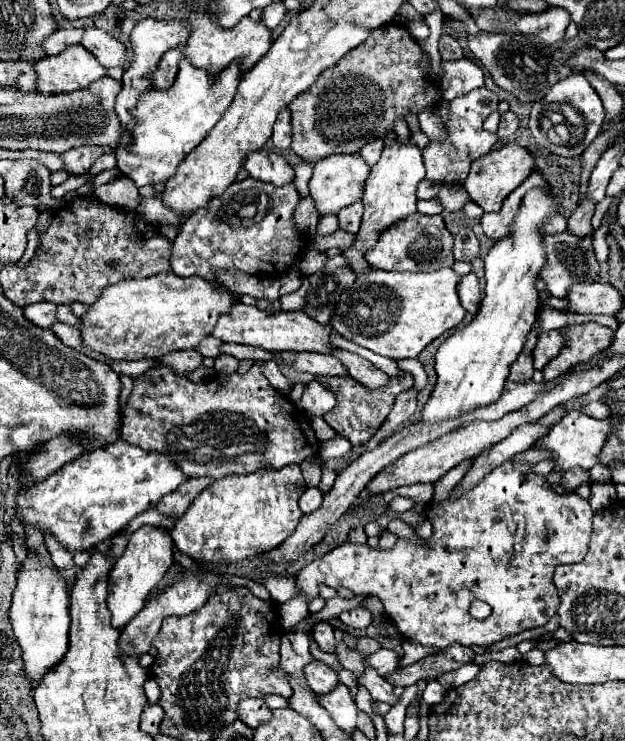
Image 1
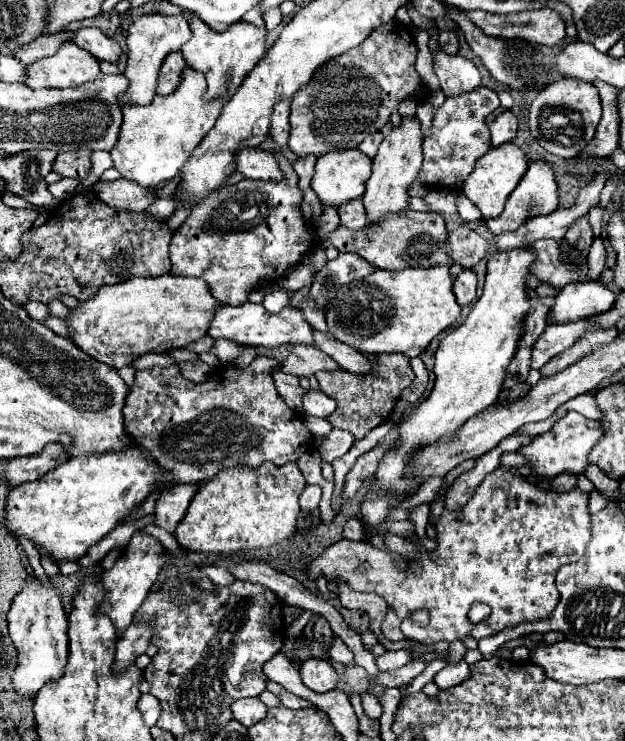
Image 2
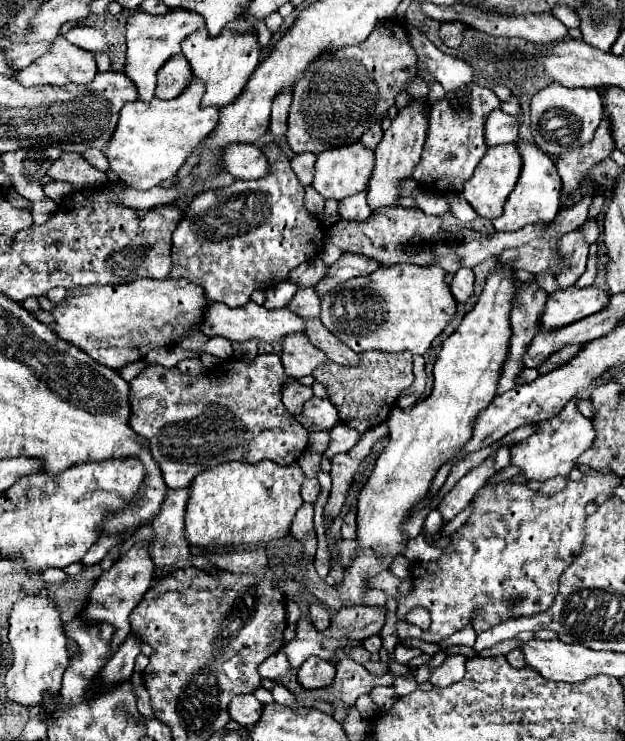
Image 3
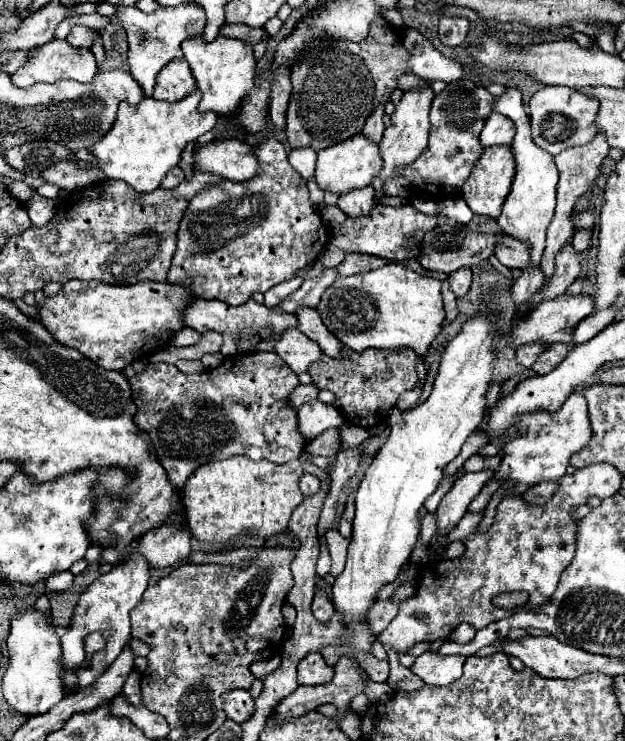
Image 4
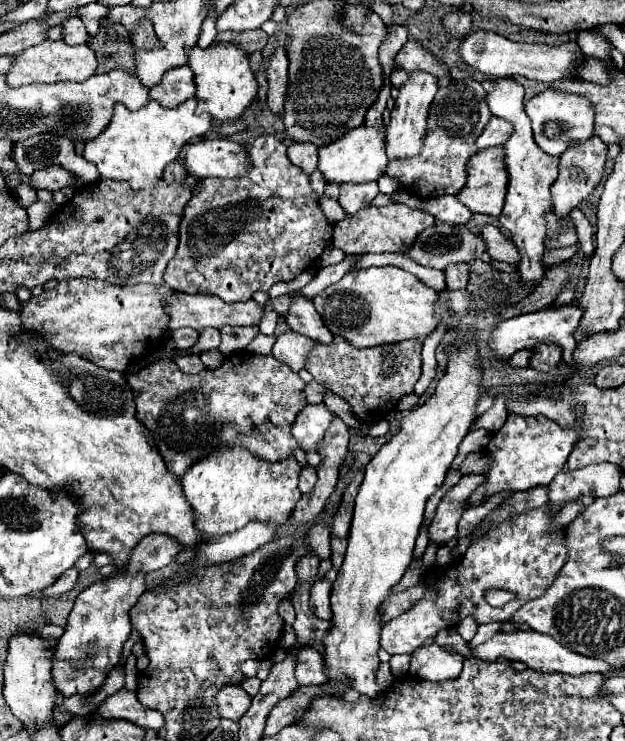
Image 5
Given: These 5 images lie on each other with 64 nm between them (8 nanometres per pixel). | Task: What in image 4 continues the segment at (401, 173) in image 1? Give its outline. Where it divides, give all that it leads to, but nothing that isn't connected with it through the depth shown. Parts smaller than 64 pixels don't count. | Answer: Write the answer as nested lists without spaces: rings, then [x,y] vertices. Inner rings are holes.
[[[424,80],[422,86],[416,86],[412,90],[406,90],[402,100],[396,104],[394,112],[392,112],[392,124],[384,130],[382,142],[380,142],[380,154],[384,158],[384,170],[378,174],[378,178],[372,182],[374,190],[376,190],[376,200],[380,200],[384,196],[382,192],[382,182],[396,176],[396,168],[414,162],[420,152],[426,148],[428,144],[428,132],[430,132],[430,122],[428,122],[428,112],[430,112],[430,104],[432,104],[434,92],[430,88],[430,82]]]

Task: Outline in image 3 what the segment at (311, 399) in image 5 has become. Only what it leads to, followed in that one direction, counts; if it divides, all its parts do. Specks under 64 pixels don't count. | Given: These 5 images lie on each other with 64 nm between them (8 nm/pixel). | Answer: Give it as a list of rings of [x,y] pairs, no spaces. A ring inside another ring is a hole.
[[[294,380],[292,384],[288,384],[288,386],[284,388],[282,400],[284,400],[284,406],[286,406],[294,416],[300,416],[302,404],[304,404],[306,400],[310,400],[312,396],[314,396],[312,386],[302,386],[298,380]]]

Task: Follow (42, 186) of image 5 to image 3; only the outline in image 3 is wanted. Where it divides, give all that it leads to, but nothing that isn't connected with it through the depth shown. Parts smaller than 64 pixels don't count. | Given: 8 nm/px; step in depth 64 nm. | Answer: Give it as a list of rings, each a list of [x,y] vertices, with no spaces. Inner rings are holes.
[[[66,152],[48,168],[48,176],[56,182],[68,182],[76,190],[108,182],[106,172],[100,172],[94,166],[90,166],[80,154]]]

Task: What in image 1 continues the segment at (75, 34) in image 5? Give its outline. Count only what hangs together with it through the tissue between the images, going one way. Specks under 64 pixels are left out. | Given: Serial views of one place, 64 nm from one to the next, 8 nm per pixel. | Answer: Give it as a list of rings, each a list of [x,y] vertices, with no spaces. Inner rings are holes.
[[[86,28],[80,44],[90,50],[104,68],[122,66],[126,60],[126,46],[98,28]]]

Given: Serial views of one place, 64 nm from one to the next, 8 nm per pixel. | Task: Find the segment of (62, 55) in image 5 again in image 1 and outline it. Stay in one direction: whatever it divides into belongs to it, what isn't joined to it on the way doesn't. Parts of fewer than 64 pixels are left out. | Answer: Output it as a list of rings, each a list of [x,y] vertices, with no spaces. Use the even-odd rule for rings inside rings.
[[[80,44],[66,46],[60,54],[34,62],[36,90],[44,94],[86,88],[96,78],[106,76],[104,66]]]

